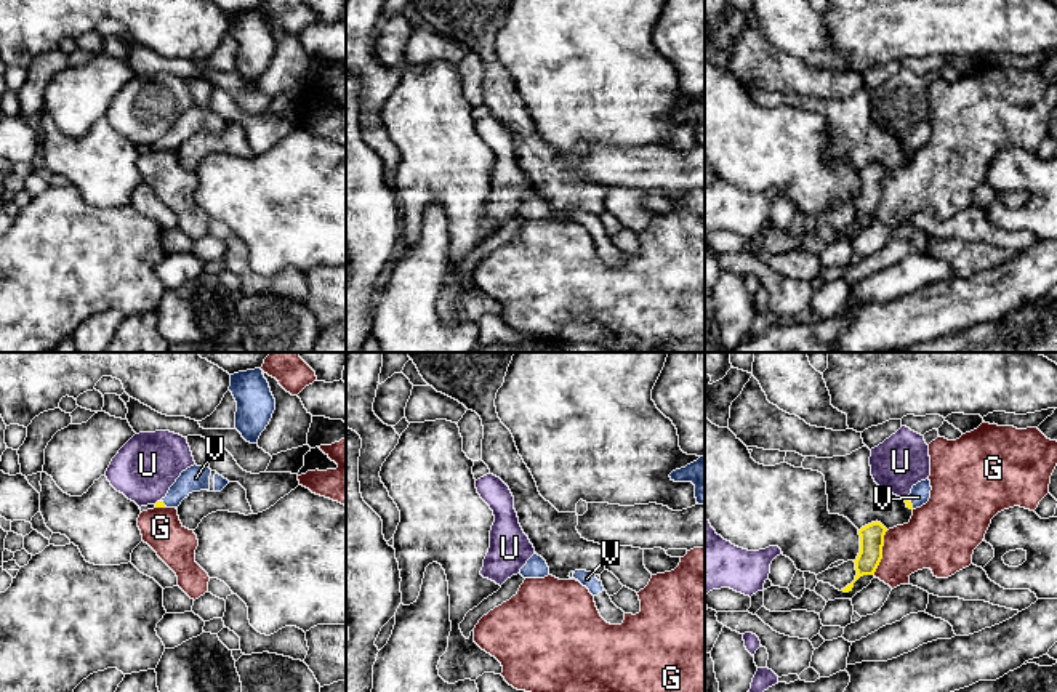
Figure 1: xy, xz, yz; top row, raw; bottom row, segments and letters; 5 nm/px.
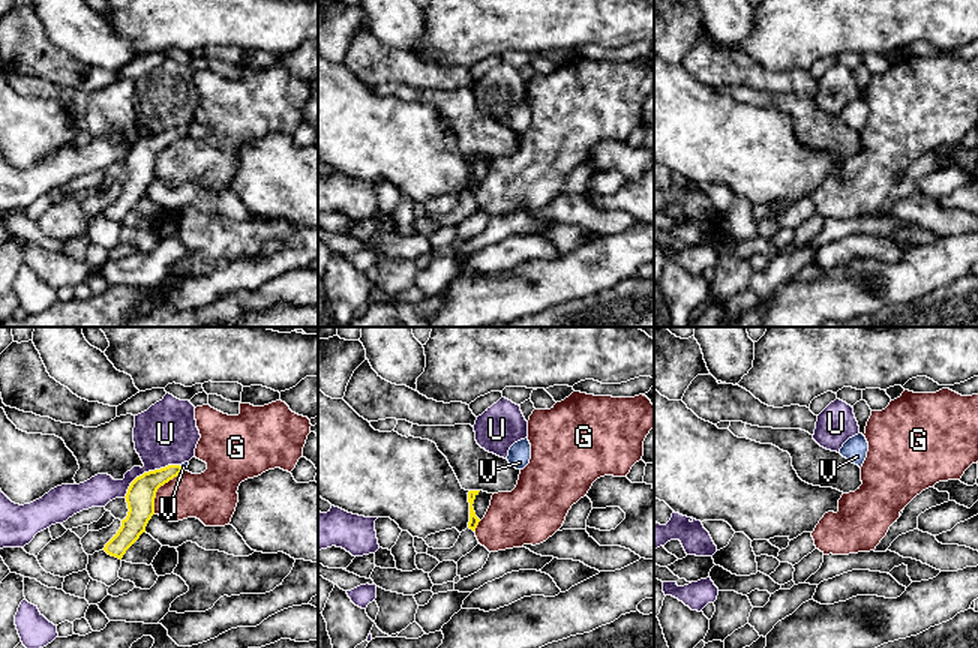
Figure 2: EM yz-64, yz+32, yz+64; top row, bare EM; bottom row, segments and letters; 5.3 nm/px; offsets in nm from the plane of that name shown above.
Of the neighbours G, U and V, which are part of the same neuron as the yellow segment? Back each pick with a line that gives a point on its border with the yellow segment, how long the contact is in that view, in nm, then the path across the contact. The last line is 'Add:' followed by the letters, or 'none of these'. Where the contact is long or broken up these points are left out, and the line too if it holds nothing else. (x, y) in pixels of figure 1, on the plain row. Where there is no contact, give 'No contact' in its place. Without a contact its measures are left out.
V: Touches yellow at yz (910, 144). Shared border 70 nm
Add: V

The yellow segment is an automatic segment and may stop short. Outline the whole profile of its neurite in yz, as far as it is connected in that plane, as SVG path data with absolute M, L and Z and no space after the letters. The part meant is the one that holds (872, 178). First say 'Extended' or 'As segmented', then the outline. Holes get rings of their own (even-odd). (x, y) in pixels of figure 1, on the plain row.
As segmented. M871 163L858 171L860 176L860 194L855 203L855 221L847 226L844 234L852 232L854 224L863 216L874 216L881 200L882 200L882 187L884 187L884 176L887 170L881 163Z

